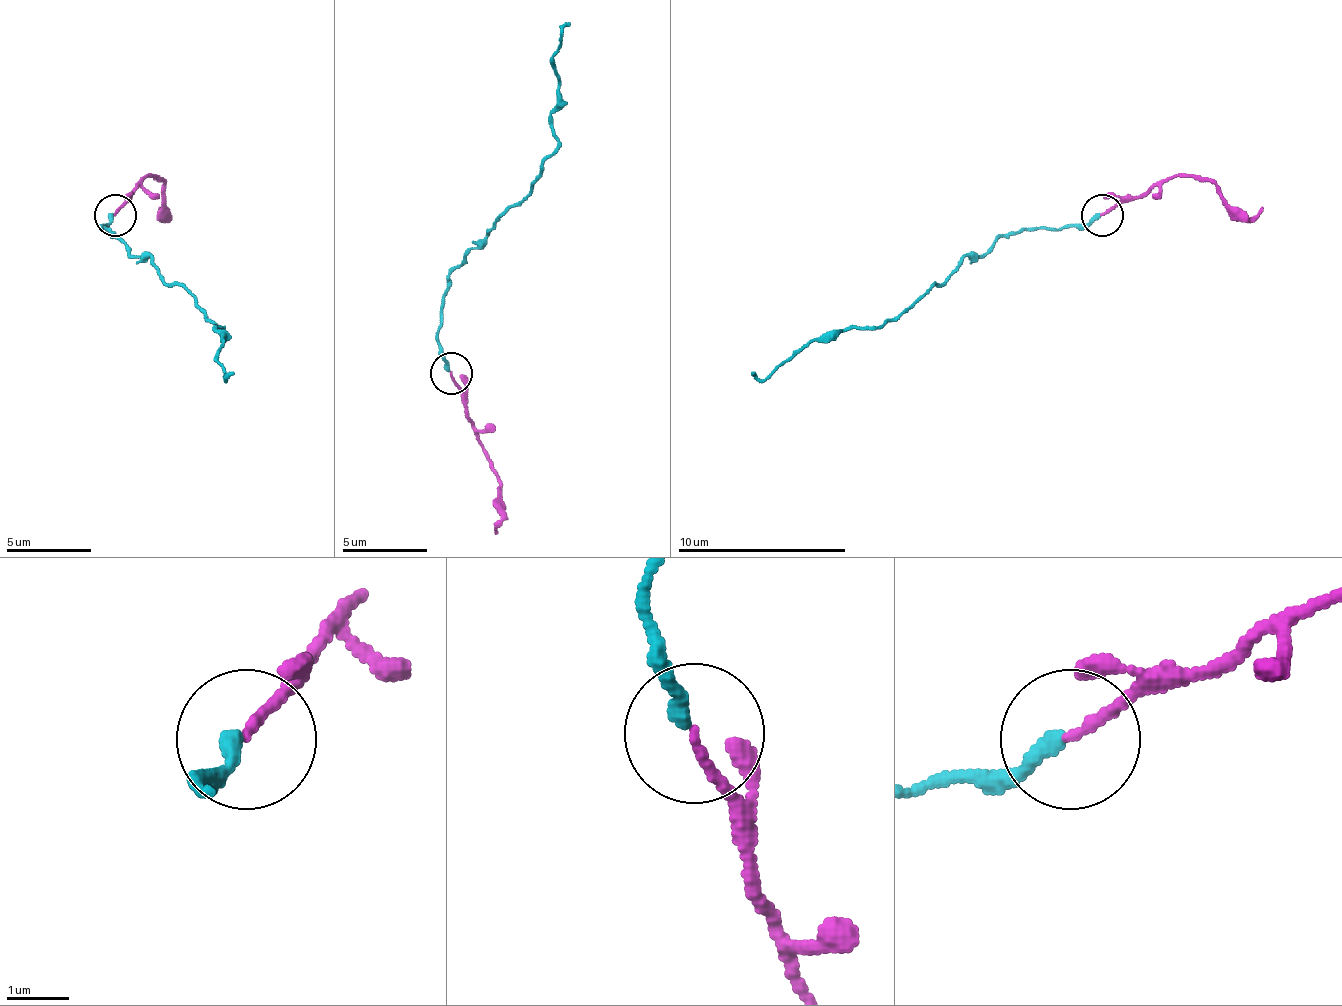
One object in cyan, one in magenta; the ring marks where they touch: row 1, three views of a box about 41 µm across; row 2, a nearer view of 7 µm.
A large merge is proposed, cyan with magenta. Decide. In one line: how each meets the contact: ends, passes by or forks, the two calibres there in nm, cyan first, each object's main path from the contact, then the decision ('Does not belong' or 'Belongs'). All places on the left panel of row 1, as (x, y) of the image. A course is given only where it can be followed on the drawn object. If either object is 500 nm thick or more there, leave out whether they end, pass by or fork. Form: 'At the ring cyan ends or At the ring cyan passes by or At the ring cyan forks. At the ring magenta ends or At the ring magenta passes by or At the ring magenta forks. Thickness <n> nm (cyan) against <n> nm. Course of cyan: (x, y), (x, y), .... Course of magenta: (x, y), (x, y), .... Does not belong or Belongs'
At the ring cyan ends. At the ring magenta ends. Thickness 280 nm (cyan) against 140 nm. Course of cyan: (111, 214), (103, 227), (196, 299), (222, 328), (222, 375), (234, 371). Course of magenta: (116, 214), (145, 176), (158, 176), (167, 206), (162, 218), (158, 206). Belongs

